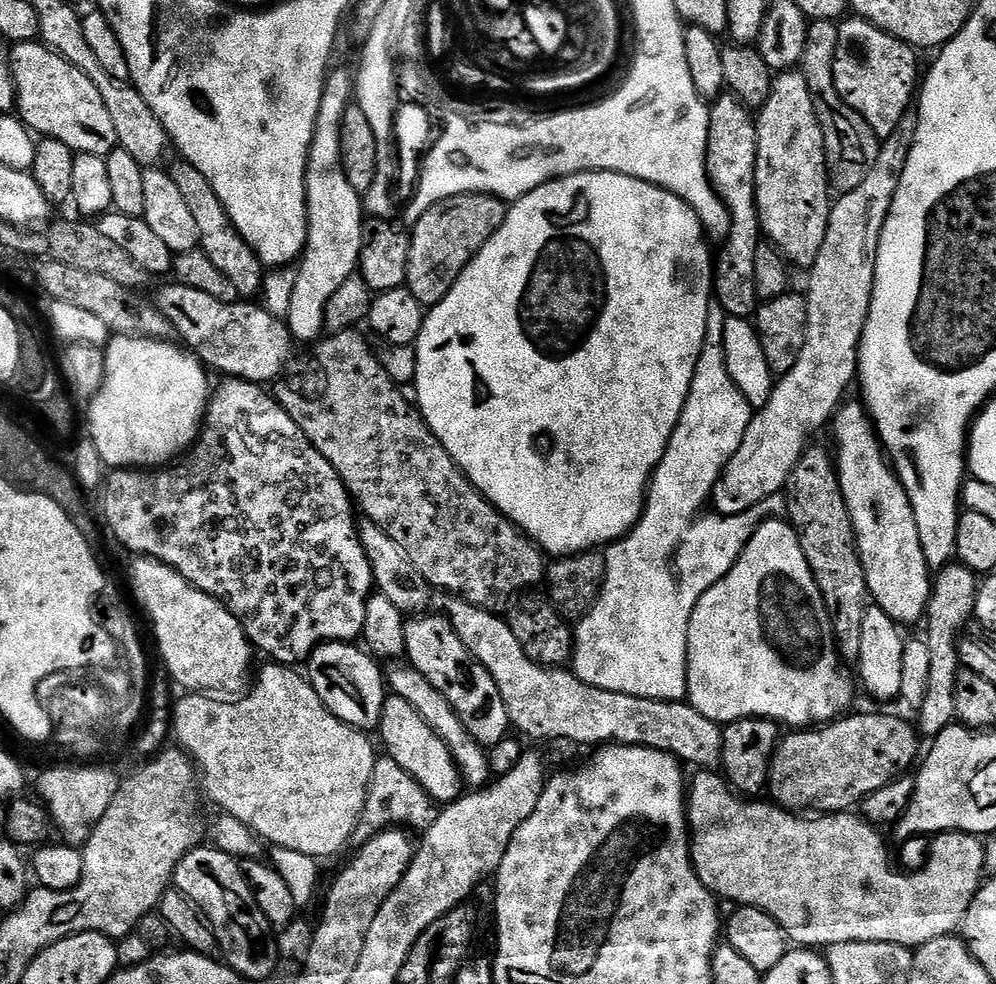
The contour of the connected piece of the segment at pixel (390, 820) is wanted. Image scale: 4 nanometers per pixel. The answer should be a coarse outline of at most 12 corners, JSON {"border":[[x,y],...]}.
{"border":[[384,754],[355,839],[434,826],[438,805]]}

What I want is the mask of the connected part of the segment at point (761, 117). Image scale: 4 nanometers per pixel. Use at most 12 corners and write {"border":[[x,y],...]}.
{"border":[[803,72],[773,79],[758,110],[761,233],[811,269],[830,181]]}

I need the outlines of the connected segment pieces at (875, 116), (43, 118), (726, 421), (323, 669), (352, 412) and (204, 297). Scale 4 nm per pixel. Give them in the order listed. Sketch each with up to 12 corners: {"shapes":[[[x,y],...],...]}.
{"shapes":[[[845,19],[834,58],[842,102],[883,138],[918,96],[917,49]],[[35,40],[11,45],[15,111],[37,137],[105,158],[106,102]],[[709,303],[644,513],[607,545],[570,668],[688,695],[694,606],[787,497],[692,524],[754,410]],[[329,642],[306,675],[342,722],[379,729],[386,676],[363,647]],[[360,330],[276,401],[433,589],[479,608],[546,556]],[[171,283],[156,309],[205,369],[271,385],[292,356],[281,317]]]}

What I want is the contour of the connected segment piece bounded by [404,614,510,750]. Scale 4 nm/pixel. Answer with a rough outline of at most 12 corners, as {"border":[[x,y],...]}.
{"border":[[447,615],[405,623],[406,660],[485,750],[506,702]]}

